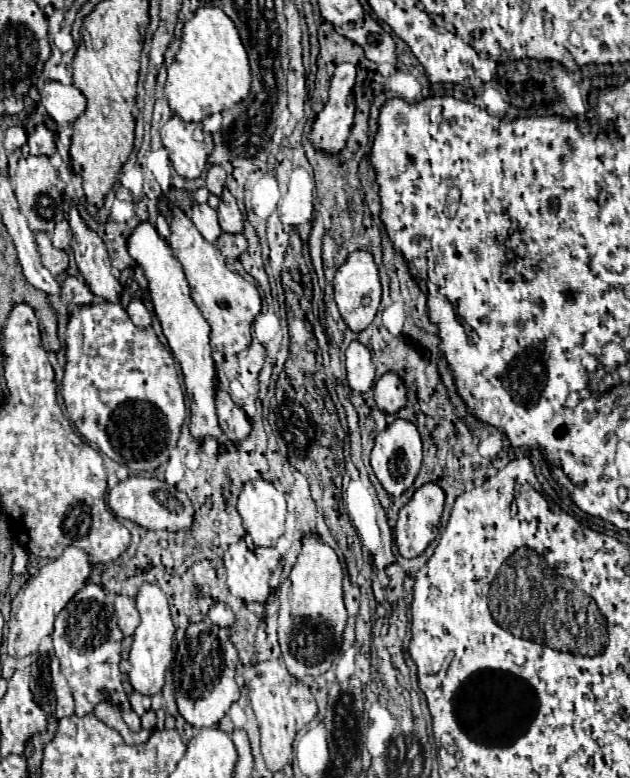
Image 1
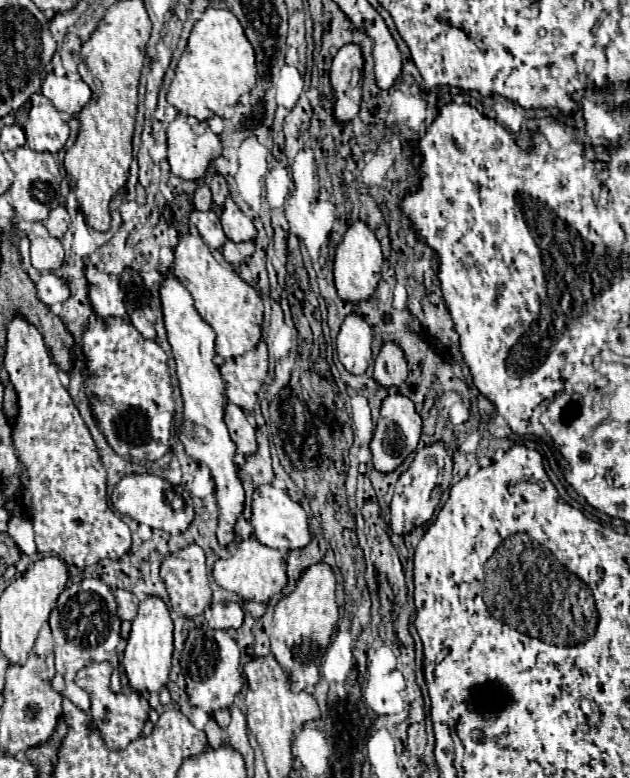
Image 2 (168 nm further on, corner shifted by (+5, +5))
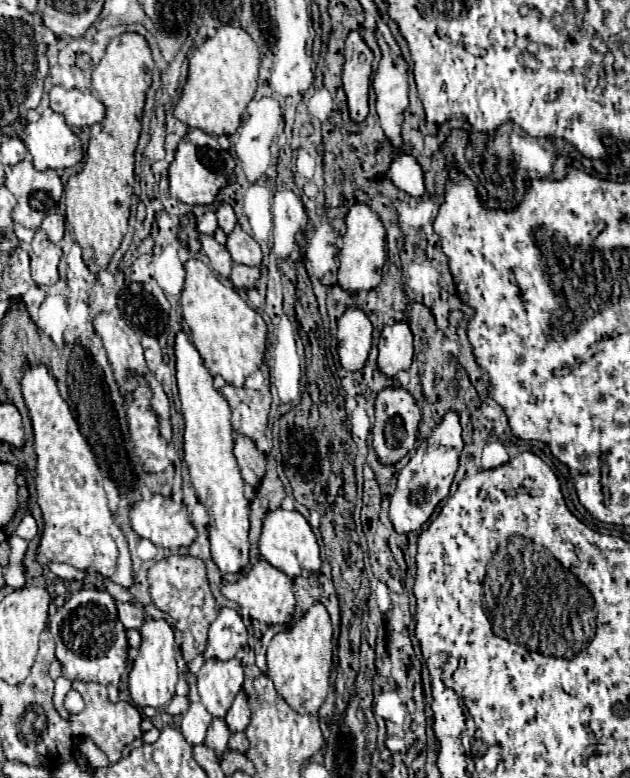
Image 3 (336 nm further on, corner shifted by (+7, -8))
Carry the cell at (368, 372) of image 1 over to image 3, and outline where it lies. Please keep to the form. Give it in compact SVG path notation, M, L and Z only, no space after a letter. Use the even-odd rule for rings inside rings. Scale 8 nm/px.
M356 306L346 308L338 320L338 354L346 370L360 370L372 348L372 322Z

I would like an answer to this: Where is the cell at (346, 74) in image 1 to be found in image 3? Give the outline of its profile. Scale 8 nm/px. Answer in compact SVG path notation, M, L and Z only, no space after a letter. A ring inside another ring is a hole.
M352 30L346 38L346 64L344 64L344 90L348 98L350 118L362 122L368 116L368 90L372 78L374 54L362 40L358 30Z

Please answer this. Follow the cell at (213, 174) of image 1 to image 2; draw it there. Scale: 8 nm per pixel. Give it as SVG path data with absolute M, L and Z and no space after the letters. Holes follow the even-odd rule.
M214 175L212 177L212 181L210 181L210 191L212 191L212 199L214 199L214 203L218 205L218 207L222 207L224 205L224 199L226 199L226 195L228 195L228 185L226 185L226 179L222 177L222 175Z

